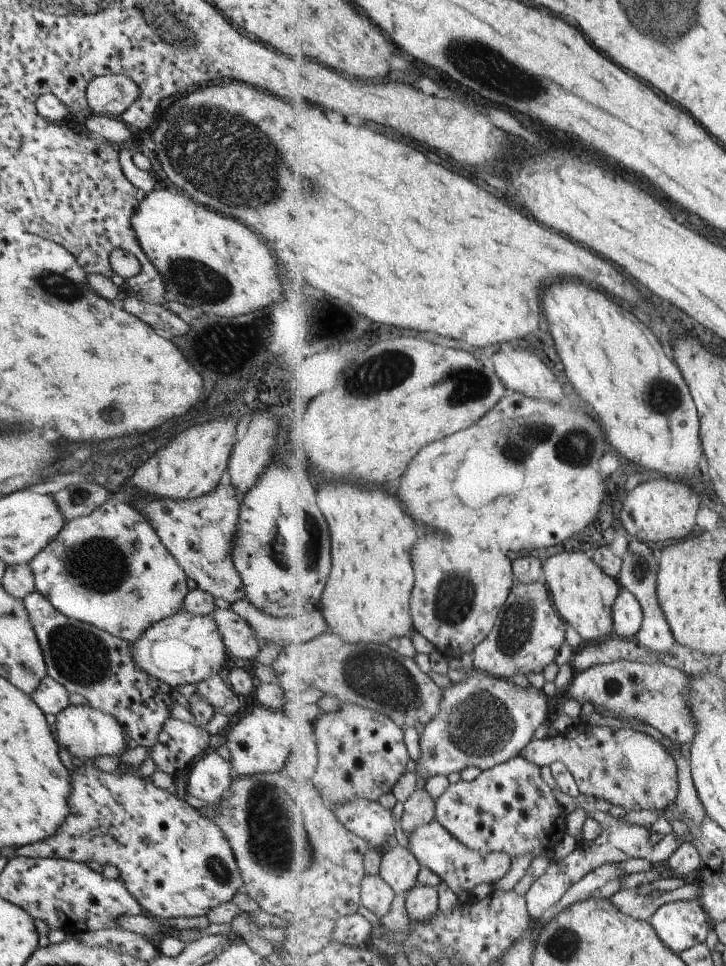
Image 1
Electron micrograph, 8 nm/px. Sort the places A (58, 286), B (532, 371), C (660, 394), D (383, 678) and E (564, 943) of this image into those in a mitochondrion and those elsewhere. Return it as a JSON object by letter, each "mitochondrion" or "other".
{"A":"mitochondrion","B":"other","C":"mitochondrion","D":"mitochondrion","E":"mitochondrion"}

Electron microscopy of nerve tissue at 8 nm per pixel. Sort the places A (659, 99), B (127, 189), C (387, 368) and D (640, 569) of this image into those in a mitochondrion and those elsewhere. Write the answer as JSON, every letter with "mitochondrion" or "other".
{"A":"other","B":"other","C":"mitochondrion","D":"mitochondrion"}

